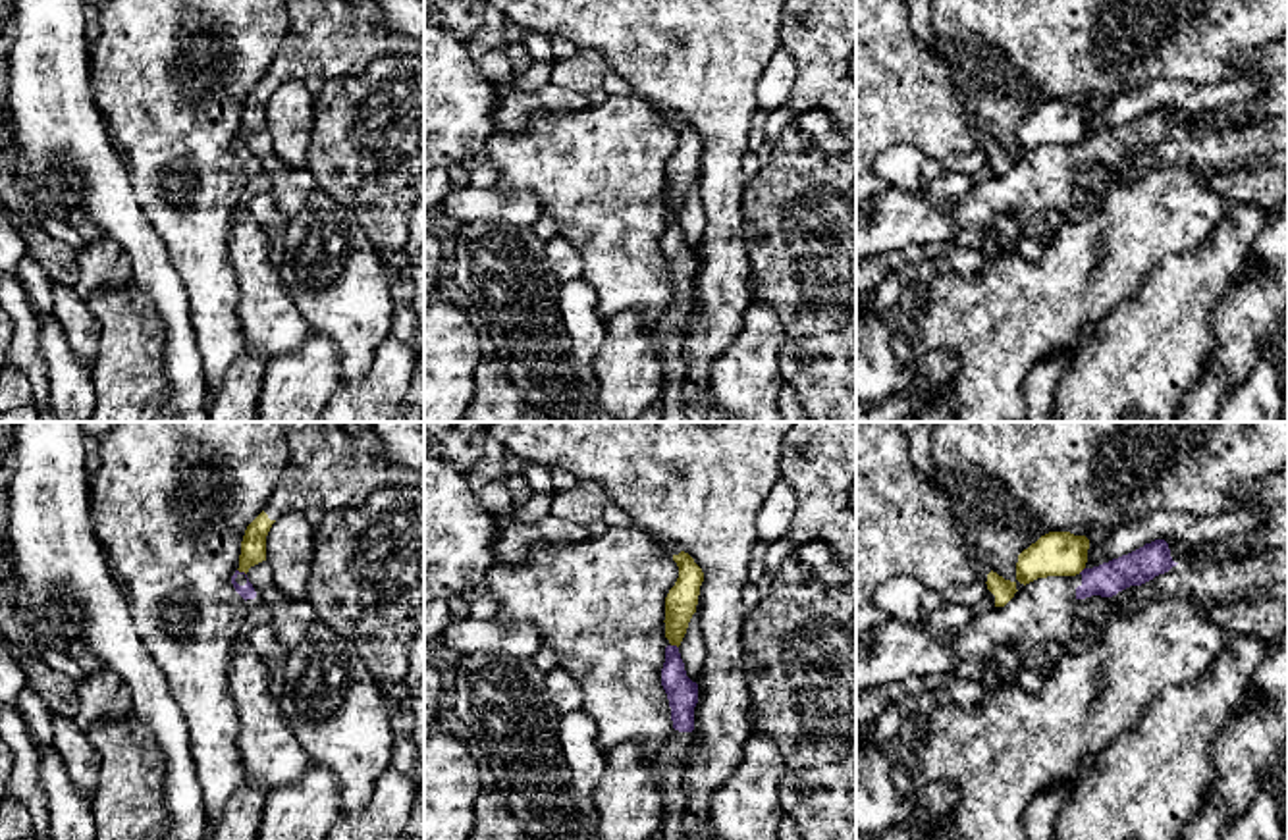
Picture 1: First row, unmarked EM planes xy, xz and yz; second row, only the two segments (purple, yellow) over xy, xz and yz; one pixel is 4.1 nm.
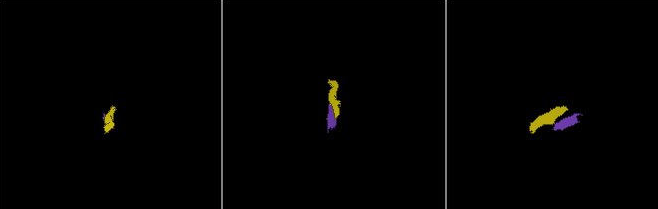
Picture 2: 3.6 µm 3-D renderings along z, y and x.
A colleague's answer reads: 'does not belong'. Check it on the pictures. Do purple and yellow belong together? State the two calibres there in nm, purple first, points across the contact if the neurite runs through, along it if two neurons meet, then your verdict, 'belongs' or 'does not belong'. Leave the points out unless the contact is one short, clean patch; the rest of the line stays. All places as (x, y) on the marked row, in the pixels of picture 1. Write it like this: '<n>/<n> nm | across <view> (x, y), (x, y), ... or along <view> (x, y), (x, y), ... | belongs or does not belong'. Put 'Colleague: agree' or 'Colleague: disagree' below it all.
60/110 nm | along xy (238, 569), (245, 575) | does not belong
Colleague: agree

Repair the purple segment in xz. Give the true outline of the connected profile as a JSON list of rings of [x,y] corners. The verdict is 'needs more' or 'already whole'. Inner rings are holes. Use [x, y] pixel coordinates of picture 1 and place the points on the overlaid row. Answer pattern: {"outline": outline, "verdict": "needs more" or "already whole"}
{"outline": [[[677,645],[665,647],[661,686],[671,707],[673,730],[659,748],[654,765],[661,794],[661,840],[683,840],[686,823],[686,798],[683,792],[683,765],[694,730],[694,707],[698,703],[698,684],[686,676],[684,663]]], "verdict": "needs more"}

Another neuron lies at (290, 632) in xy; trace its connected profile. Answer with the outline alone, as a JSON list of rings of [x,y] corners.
[[[274,584],[258,591],[256,599],[262,599],[270,607],[274,615],[274,634],[287,649],[299,645],[305,640],[309,626],[316,620],[314,609],[307,599],[291,599]]]

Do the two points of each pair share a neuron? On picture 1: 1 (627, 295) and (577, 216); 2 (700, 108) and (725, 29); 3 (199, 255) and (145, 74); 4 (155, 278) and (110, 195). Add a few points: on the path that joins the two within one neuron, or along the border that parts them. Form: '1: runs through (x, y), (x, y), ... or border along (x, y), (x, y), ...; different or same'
1: runs through (627, 276), (621, 259), (596, 234); same
2: runs through (706, 89), (706, 49); same
3: runs through (199, 210), (203, 176), (178, 145), (176, 118); same
4: runs through (149, 257), (120, 216); same

